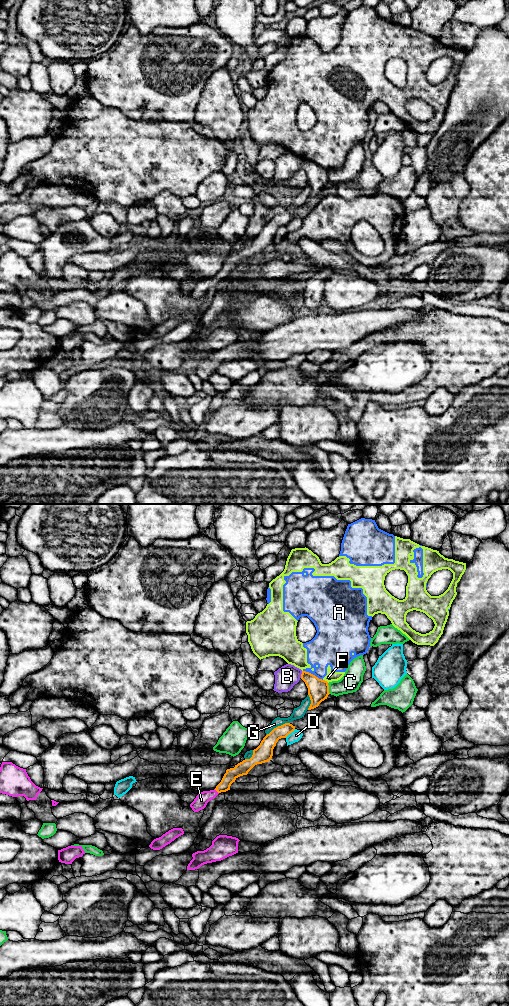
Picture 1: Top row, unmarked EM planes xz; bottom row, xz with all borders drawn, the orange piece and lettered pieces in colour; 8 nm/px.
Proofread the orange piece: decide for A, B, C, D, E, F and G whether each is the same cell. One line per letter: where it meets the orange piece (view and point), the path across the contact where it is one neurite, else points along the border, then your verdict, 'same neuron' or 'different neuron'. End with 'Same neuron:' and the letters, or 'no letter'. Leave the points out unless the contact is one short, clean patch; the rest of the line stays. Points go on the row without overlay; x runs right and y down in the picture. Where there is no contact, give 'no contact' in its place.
A: meets orange in xz at (312, 162); different neuron
B: meets orange in xz at (301, 162); different neuron
C: meets orange in xz at (328, 176); different neuron
D: meets orange in xz at (290, 220); different neuron
E: meets orange in xz at (216, 278); border along xz (214, 277), (218, 281); different neuron
F: meets orange in xz at (326, 169); different neuron
G: meets orange in xz at (278, 214); different neuron
Same neuron: no letter

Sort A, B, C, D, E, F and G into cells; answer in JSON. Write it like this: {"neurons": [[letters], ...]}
{"neurons": [["A", "F"], ["B"], ["C"], ["D"], ["E"], ["G"]]}

